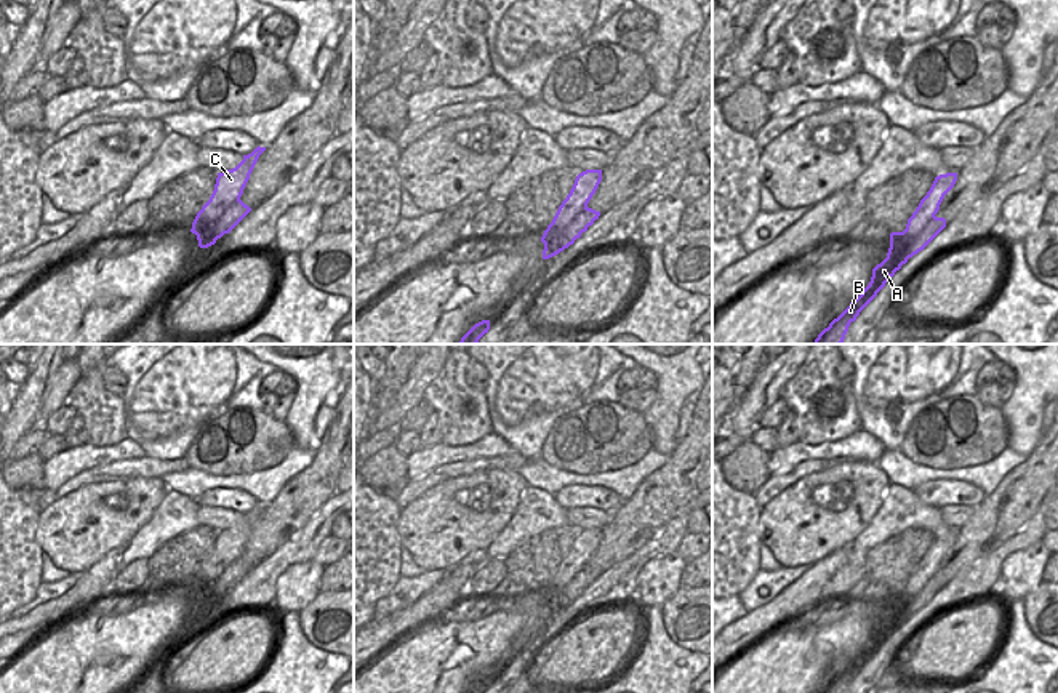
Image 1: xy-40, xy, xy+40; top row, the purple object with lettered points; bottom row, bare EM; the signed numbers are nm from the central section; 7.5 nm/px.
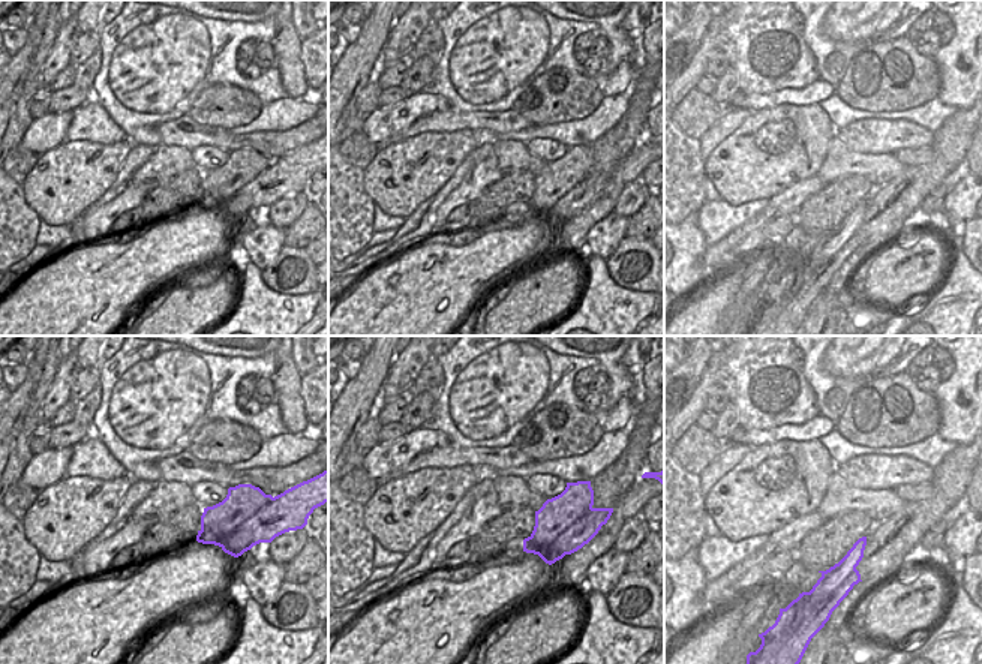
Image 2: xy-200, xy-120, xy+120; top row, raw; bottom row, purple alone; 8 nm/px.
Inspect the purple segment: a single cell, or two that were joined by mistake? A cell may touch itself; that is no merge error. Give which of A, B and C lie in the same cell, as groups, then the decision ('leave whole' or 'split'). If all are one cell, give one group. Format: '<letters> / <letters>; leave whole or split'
A B / C; split

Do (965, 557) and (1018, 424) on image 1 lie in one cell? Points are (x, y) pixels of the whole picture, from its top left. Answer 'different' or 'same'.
different

